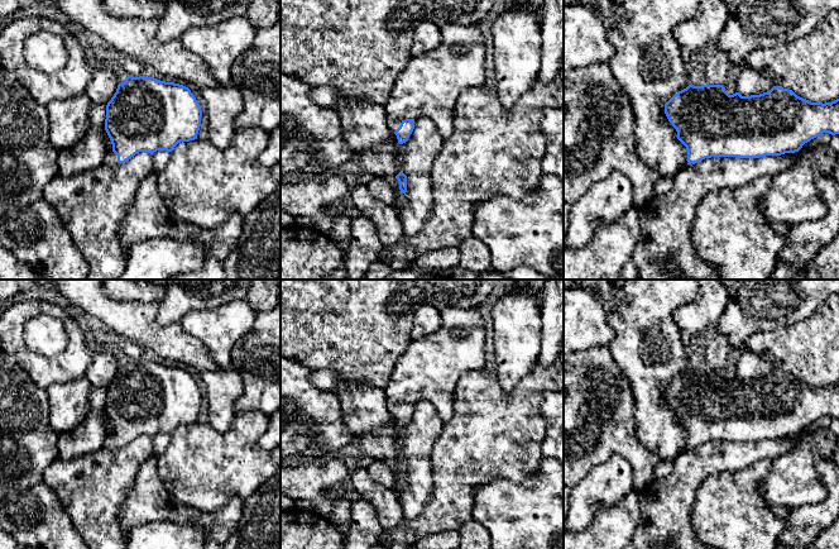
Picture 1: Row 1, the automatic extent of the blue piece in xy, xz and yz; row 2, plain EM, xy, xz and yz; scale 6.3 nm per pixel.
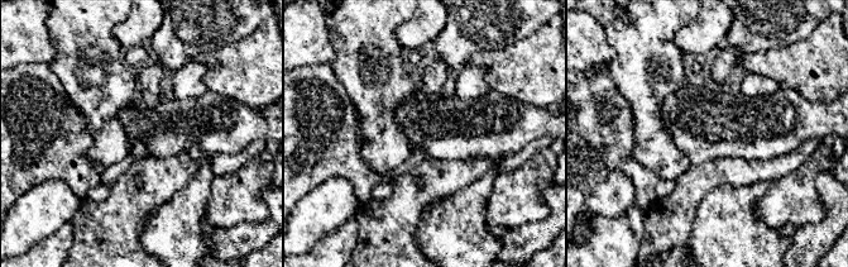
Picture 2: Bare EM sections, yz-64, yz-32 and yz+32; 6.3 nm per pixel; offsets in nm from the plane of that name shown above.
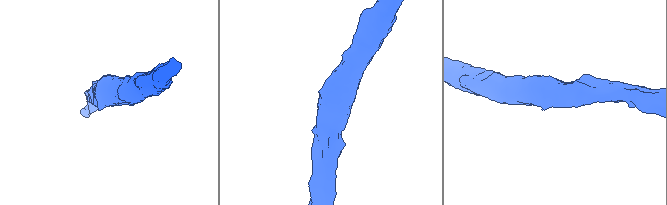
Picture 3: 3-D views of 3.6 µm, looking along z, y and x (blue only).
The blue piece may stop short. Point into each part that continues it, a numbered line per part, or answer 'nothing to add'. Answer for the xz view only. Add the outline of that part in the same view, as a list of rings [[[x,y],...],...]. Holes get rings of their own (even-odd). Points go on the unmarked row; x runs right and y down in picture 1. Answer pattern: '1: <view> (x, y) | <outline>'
1: xz (393, 407) | [[[387,400],[387,409],[393,416],[399,411],[401,406],[402,404],[390,402],[389,400]]]

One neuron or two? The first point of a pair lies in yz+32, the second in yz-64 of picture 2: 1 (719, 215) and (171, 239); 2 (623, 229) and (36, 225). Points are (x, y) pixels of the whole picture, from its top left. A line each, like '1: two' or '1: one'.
1: one
2: two

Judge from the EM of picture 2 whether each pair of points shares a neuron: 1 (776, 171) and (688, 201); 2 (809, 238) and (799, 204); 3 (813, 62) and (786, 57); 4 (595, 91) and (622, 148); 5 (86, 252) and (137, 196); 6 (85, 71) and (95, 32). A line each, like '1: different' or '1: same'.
1: same
2: different
3: same
4: same
5: same
6: same

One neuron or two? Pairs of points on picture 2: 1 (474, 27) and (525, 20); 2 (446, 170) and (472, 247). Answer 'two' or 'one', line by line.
1: one
2: two

